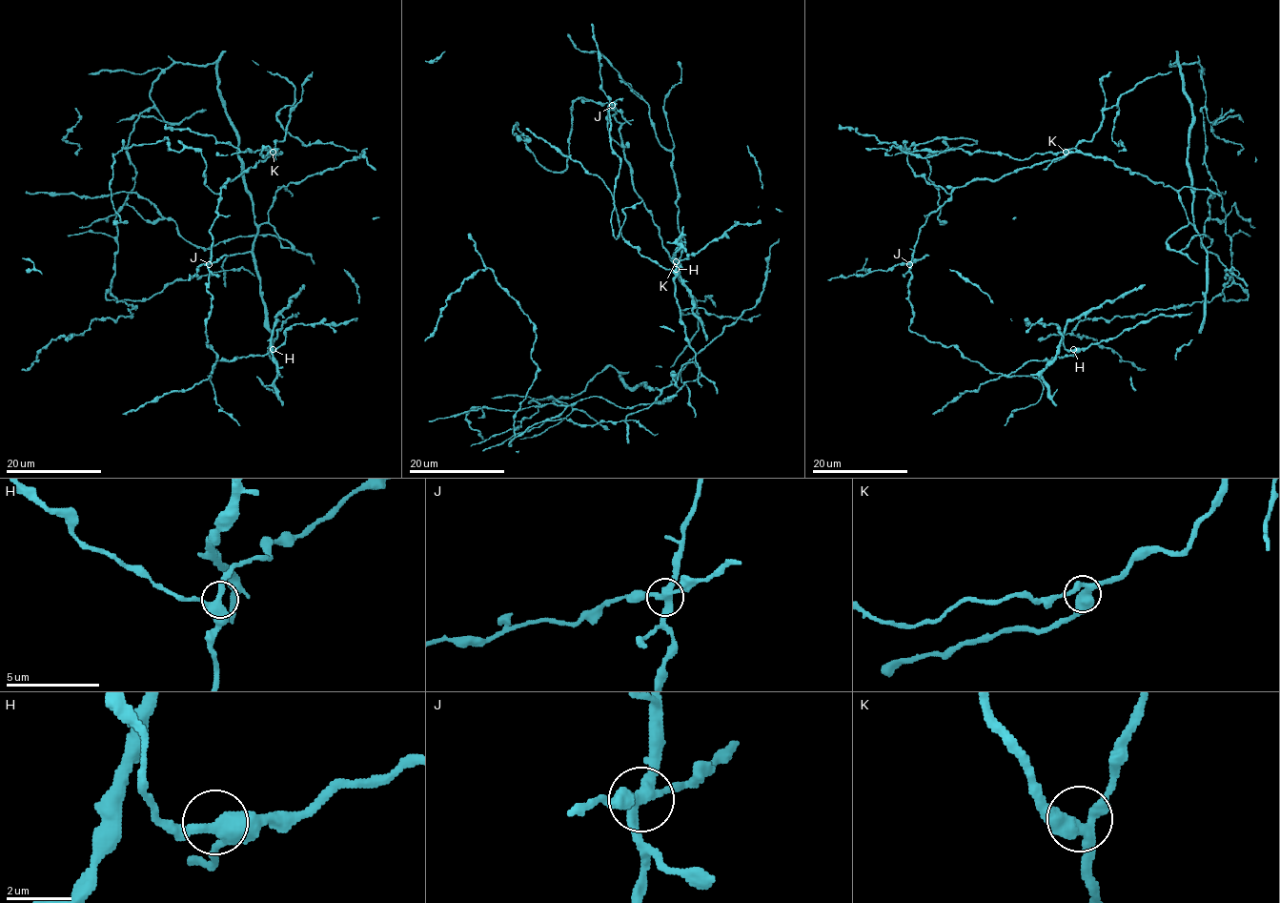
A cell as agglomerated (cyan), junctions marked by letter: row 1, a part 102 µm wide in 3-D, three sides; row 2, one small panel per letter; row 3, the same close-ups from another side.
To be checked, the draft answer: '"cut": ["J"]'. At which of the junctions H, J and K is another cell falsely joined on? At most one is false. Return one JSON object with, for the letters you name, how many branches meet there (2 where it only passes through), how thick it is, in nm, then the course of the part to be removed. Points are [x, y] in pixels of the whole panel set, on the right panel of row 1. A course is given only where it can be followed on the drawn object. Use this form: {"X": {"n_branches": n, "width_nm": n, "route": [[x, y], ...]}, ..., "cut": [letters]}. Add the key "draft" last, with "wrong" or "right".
{"J": {"n_branches": 4, "width_nm": 360}, "cut": ["J"], "draft": "right"}

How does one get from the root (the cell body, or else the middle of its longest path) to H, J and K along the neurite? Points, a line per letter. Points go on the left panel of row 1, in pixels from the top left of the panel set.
H: (285, 108), (285, 137), (220, 187), (206, 289), (211, 374), (216, 359), (273, 349)
J: (285, 108), (293, 105), (285, 137), (264, 160), (220, 187), (210, 229), (209, 263)
K: (285, 108), (293, 105), (291, 119), (285, 137), (276, 141), (273, 152)

